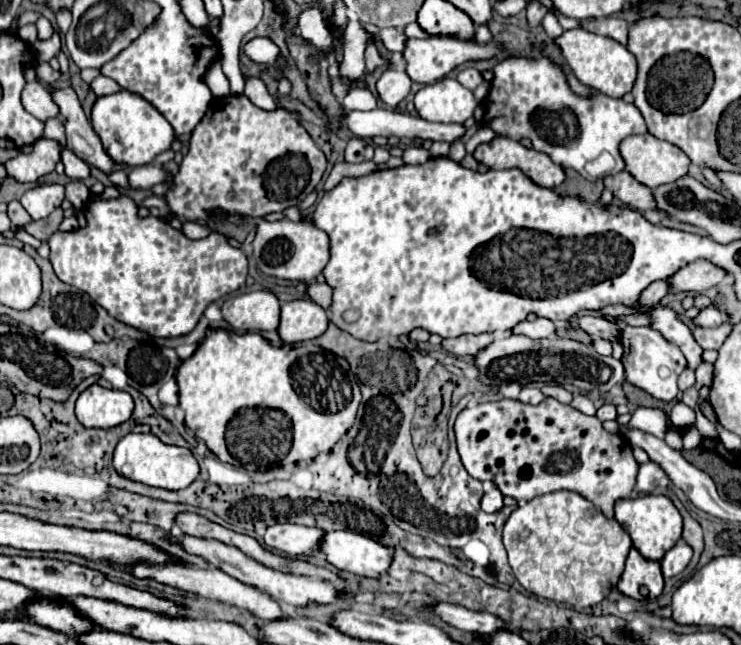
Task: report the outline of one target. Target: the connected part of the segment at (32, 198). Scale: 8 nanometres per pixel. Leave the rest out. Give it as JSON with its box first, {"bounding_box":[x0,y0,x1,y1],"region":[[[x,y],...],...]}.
{"bounding_box":[20,185,64,219],"region":[[[42,185],[28,189],[20,203],[30,213],[32,219],[44,219],[64,201],[64,187],[62,185]]]}

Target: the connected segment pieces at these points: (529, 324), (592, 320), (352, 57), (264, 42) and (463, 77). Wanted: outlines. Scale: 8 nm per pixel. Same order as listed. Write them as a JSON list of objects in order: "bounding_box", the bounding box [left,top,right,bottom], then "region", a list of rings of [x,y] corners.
[{"bounding_box":[512,319,556,339],"region":[[[550,319],[524,321],[522,325],[524,325],[524,327],[522,327],[522,331],[520,331],[520,323],[518,323],[518,325],[512,329],[512,333],[514,333],[514,335],[524,333],[524,335],[528,335],[530,339],[546,339],[546,337],[550,337],[550,335],[554,335],[554,333],[556,333],[554,323],[552,323]]]},{"bounding_box":[578,317,620,341],"region":[[[578,317],[578,327],[584,329],[590,337],[602,337],[606,341],[614,341],[620,335],[616,323],[604,317]]]},{"bounding_box":[338,19,372,83],"region":[[[348,19],[344,29],[344,55],[338,65],[338,73],[350,83],[364,77],[364,47],[368,39],[372,39],[372,35],[360,27],[360,21]]]},{"bounding_box":[242,37,280,67],"region":[[[254,37],[250,41],[246,41],[246,45],[242,47],[244,55],[258,63],[258,65],[270,65],[270,67],[280,67],[280,47],[268,39],[268,37]]]},{"bounding_box":[456,67,482,91],"region":[[[472,67],[462,69],[462,71],[458,73],[456,79],[458,79],[466,89],[470,89],[470,91],[474,91],[474,89],[482,83],[482,75],[480,75],[480,71],[476,71],[476,69],[472,69]]]}]

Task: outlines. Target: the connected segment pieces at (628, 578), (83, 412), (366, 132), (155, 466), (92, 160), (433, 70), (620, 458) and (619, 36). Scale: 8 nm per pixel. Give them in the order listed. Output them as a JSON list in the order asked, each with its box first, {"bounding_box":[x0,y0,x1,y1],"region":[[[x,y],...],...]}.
[{"bounding_box":[618,549,664,599],"region":[[[630,549],[626,569],[620,577],[618,589],[632,599],[656,599],[664,589],[664,577],[658,561],[644,559],[636,549]]]},{"bounding_box":[76,385,134,429],"region":[[[90,385],[76,401],[76,417],[84,427],[110,429],[130,419],[134,401],[126,391]]]},{"bounding_box":[342,109,464,141],"region":[[[372,109],[372,111],[346,111],[346,115],[342,117],[342,125],[346,125],[356,137],[360,139],[372,139],[376,135],[396,135],[396,137],[406,137],[406,139],[430,139],[430,141],[456,141],[462,133],[464,127],[462,125],[444,125],[444,123],[432,123],[432,121],[424,121],[420,117],[412,117],[408,113],[400,113],[400,111],[392,111],[392,109]]]},{"bounding_box":[114,433,200,491],"region":[[[128,433],[118,441],[114,449],[114,469],[126,479],[170,491],[186,489],[200,475],[198,461],[190,453],[190,449],[178,445],[166,445],[156,435],[146,435],[146,433]]]},{"bounding_box":[46,85,124,173],"region":[[[46,85],[46,89],[52,93],[52,99],[56,101],[60,115],[64,117],[66,123],[66,149],[72,149],[82,161],[102,169],[104,173],[114,171],[114,169],[124,169],[124,165],[114,163],[108,153],[102,149],[100,137],[88,123],[80,101],[70,85],[54,89],[52,85]]]},{"bounding_box":[402,37,498,83],"region":[[[428,37],[428,39],[406,39],[406,47],[402,51],[406,61],[406,73],[414,83],[436,83],[446,77],[454,67],[472,61],[472,59],[490,59],[498,53],[496,43],[478,45],[476,41],[462,41],[454,37]]]},{"bounding_box":[454,397,638,517],"region":[[[546,397],[540,405],[526,405],[526,403],[520,403],[520,401],[514,401],[514,399],[500,399],[500,401],[492,401],[492,403],[480,403],[476,407],[466,407],[464,411],[460,411],[456,423],[454,423],[454,433],[456,433],[456,445],[458,445],[458,453],[460,453],[460,459],[462,459],[462,465],[464,469],[478,481],[492,481],[496,483],[496,487],[502,491],[502,495],[508,495],[508,497],[514,497],[516,501],[530,501],[538,495],[546,495],[546,493],[554,493],[554,491],[576,491],[580,493],[582,497],[586,497],[588,501],[592,501],[606,517],[614,517],[614,503],[618,499],[628,499],[632,489],[634,489],[634,483],[636,483],[636,473],[638,473],[638,463],[636,459],[632,457],[632,447],[628,445],[626,437],[624,435],[612,435],[608,431],[602,429],[602,423],[596,419],[596,417],[588,417],[584,413],[580,413],[578,409],[572,409],[570,405],[564,405],[552,397]]]},{"bounding_box":[584,17,628,45],"region":[[[602,17],[602,19],[588,19],[584,21],[584,29],[610,37],[622,45],[628,41],[628,23],[620,17]]]}]

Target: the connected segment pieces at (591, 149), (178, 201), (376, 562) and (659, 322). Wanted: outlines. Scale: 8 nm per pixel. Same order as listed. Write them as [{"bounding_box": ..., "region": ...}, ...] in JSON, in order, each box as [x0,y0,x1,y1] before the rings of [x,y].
[{"bounding_box":[478,57,646,179],"region":[[[504,57],[494,69],[490,93],[482,101],[484,117],[478,127],[490,127],[496,135],[514,141],[530,139],[532,147],[546,153],[556,165],[564,169],[576,169],[582,177],[592,179],[586,171],[586,163],[596,161],[602,153],[610,153],[614,167],[606,175],[624,171],[624,161],[618,153],[618,145],[624,137],[646,133],[642,113],[632,103],[612,99],[604,93],[590,97],[576,95],[566,79],[562,65],[550,57]]]},{"bounding_box":[164,95,326,225],"region":[[[246,95],[216,97],[208,107],[204,119],[196,125],[190,139],[190,151],[180,163],[180,171],[172,177],[172,187],[166,191],[164,201],[168,211],[184,221],[208,225],[212,217],[226,221],[230,215],[238,217],[266,217],[274,211],[284,211],[292,205],[302,203],[320,183],[326,171],[326,157],[316,147],[312,137],[298,121],[296,113],[286,109],[264,111],[250,103]]]},{"bounding_box":[320,531,392,577],"region":[[[328,531],[320,551],[328,555],[336,569],[360,577],[380,577],[392,563],[392,549],[352,531]]]},{"bounding_box":[652,305,702,369],"region":[[[654,305],[652,321],[654,321],[652,329],[660,331],[670,343],[680,347],[680,351],[684,353],[690,369],[696,369],[702,363],[702,357],[700,357],[702,349],[700,349],[700,345],[694,341],[690,329],[682,321],[676,319],[672,309],[668,309],[664,305]]]}]

